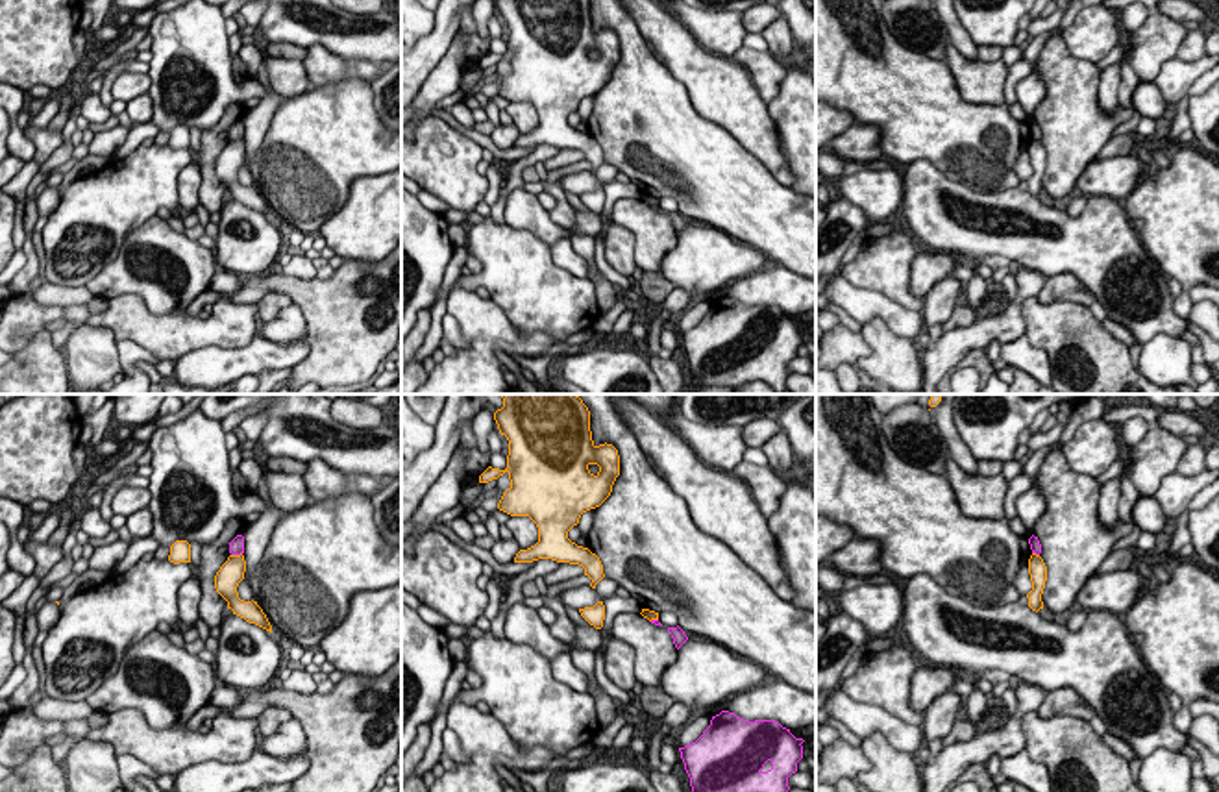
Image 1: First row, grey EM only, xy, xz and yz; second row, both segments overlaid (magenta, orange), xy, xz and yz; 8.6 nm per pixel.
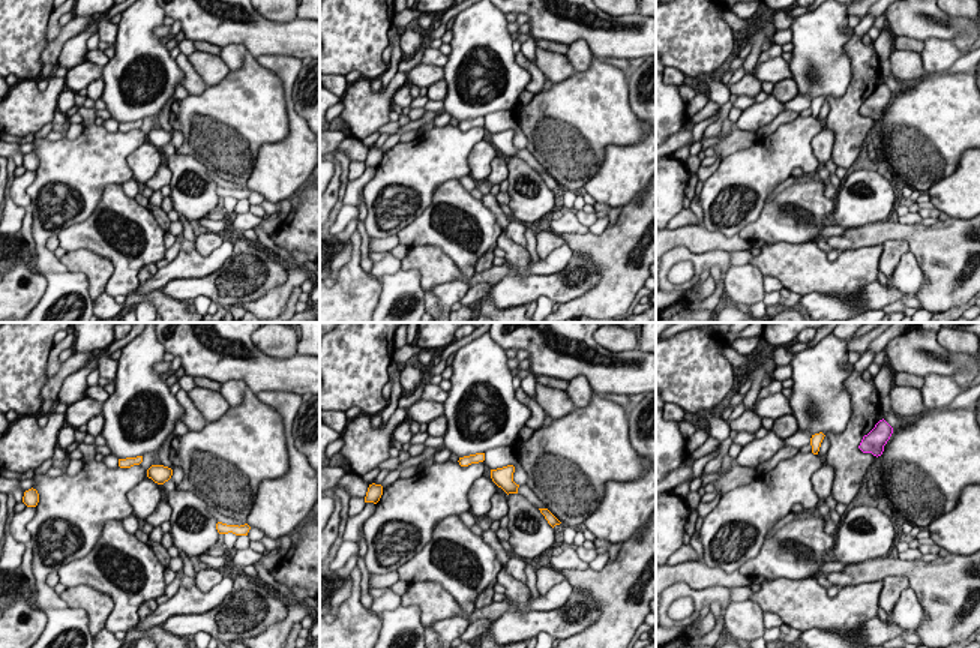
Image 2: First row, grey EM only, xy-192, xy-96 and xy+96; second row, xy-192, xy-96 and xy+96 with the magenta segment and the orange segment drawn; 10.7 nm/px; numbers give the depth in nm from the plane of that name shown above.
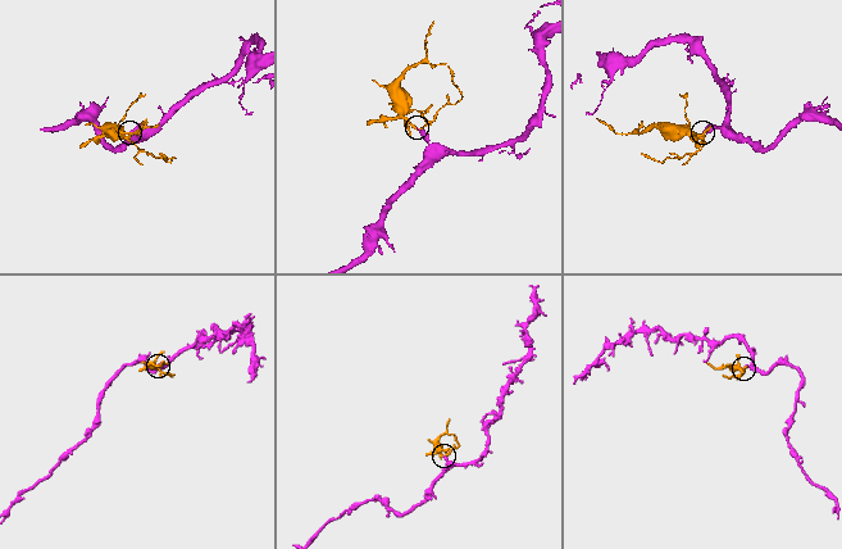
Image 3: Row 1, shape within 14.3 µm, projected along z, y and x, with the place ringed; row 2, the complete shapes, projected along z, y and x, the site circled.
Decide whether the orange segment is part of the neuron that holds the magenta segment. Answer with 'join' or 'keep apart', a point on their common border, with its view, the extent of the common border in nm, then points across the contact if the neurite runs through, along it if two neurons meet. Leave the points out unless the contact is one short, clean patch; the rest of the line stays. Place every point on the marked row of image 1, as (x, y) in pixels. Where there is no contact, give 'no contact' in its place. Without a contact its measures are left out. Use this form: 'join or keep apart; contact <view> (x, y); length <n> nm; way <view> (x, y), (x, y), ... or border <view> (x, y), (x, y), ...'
keep apart; contact xy (235, 554); length 100 nm; border xy (241, 552), (232, 556)

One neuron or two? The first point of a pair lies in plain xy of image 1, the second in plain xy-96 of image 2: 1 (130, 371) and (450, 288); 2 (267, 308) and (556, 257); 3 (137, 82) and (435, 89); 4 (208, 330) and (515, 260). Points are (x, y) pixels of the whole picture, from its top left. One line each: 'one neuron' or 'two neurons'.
1: one neuron
2: two neurons
3: two neurons
4: one neuron

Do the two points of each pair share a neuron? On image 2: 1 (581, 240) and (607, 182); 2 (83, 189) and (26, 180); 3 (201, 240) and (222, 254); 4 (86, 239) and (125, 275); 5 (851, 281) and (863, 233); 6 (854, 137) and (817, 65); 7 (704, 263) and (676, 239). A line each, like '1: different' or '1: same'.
1: different
2: different
3: different
4: same
5: different
6: different
7: different

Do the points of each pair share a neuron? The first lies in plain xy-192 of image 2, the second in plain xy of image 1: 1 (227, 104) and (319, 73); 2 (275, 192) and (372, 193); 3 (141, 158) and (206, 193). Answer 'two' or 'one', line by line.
1: two
2: one
3: two

